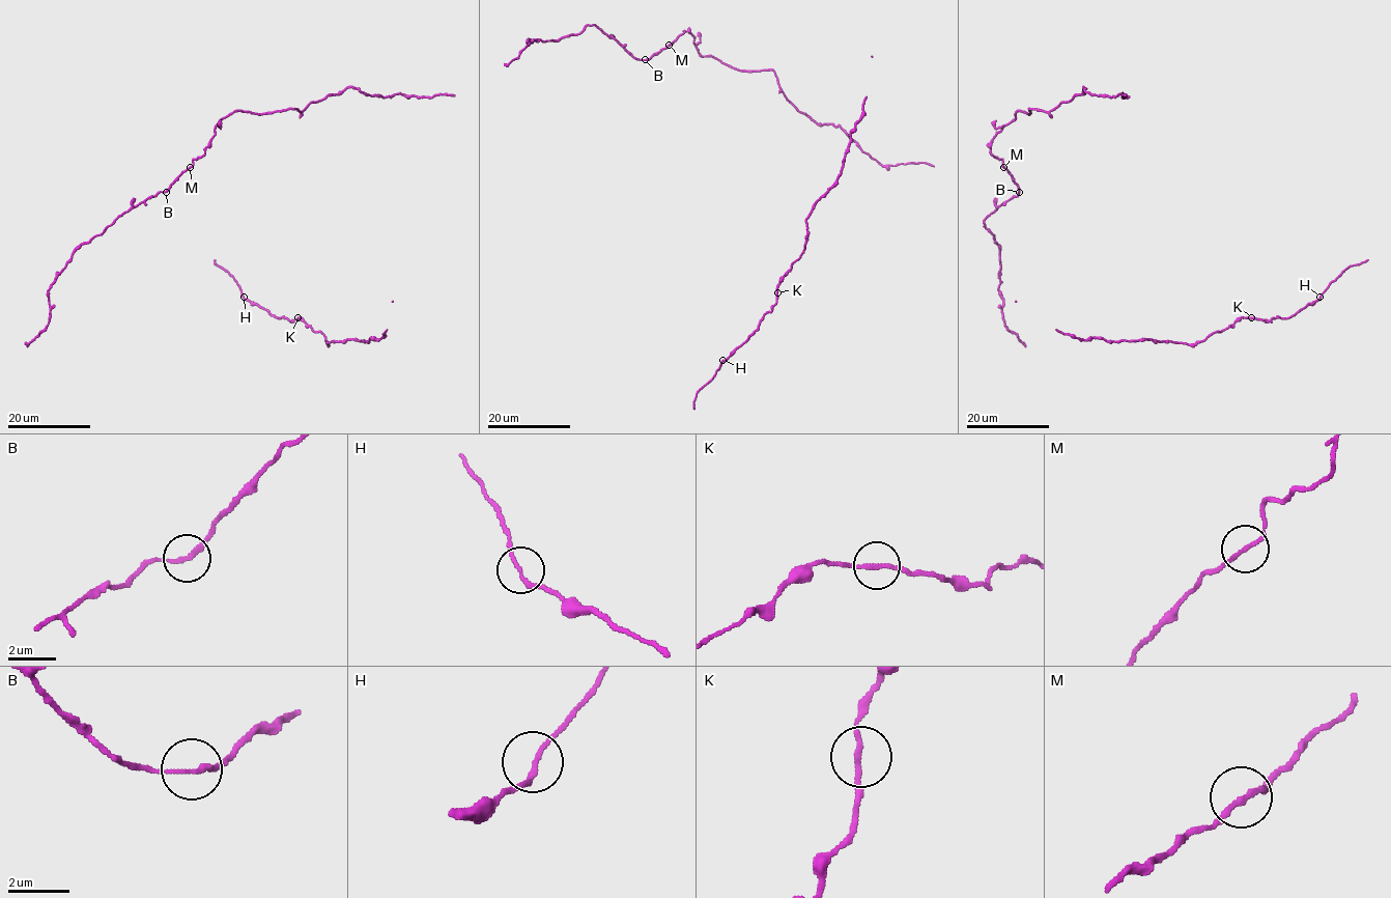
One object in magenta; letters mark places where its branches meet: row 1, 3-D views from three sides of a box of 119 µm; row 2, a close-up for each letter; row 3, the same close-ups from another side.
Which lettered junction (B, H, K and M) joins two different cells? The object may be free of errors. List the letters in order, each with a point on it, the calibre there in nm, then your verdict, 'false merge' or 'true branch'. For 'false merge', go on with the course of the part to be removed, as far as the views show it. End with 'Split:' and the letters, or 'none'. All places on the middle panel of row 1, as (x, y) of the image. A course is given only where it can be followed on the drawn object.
B: at (645, 59); 170 nm thick; true branch
H: at (722, 360); 150 nm thick; true branch
K: at (777, 292); 170 nm thick; true branch
M: at (669, 45); 170 nm thick; true branch
Split: none

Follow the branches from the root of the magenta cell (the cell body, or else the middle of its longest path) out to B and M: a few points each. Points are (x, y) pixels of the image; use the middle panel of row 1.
B: (779, 92), (772, 69), (742, 71), (703, 56), (694, 37), (684, 30), (645, 59)
M: (779, 92), (778, 80), (772, 69), (742, 71), (712, 56), (703, 56), (688, 31), (684, 30), (669, 44)

